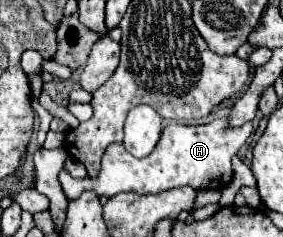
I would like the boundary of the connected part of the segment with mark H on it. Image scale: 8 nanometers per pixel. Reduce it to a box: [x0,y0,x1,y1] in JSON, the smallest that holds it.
[58,116,252,200]

